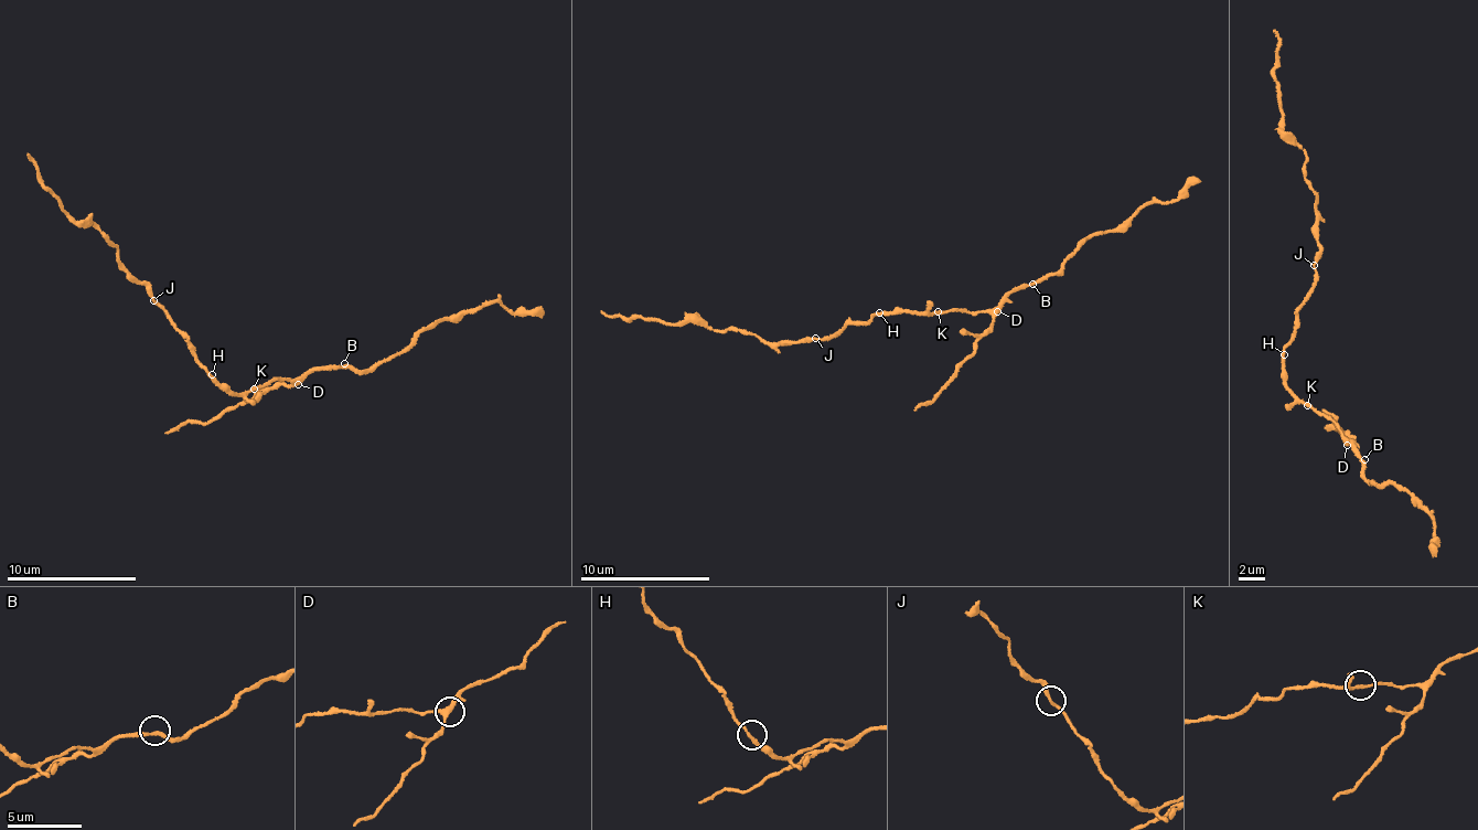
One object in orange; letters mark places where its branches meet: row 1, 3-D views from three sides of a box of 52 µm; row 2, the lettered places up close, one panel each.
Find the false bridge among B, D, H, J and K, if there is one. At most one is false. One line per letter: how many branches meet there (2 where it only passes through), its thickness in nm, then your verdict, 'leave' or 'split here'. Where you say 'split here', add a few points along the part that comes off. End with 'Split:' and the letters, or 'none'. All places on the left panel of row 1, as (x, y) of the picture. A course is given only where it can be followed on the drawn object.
B: branches 2; calibre 200 nm; leave
D: branches 3; calibre 240 nm; leave
H: branches 2; calibre 180 nm; leave
J: branches 2; calibre 200 nm; split here; course (154, 300), (118, 261), (118, 247), (92, 224), (83, 224), (72, 217), (41, 182), (28, 153)
K: branches 2; calibre 170 nm; leave
Split: J

